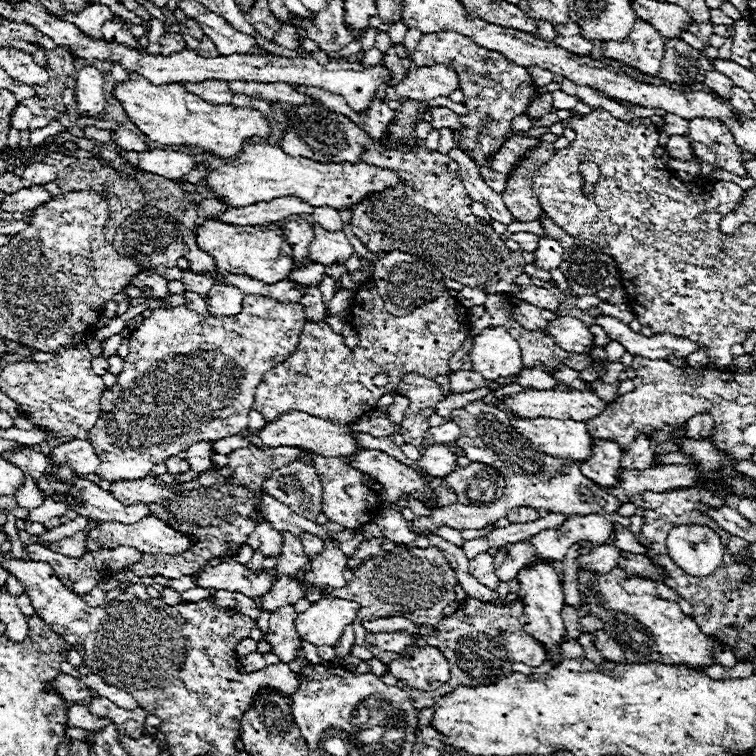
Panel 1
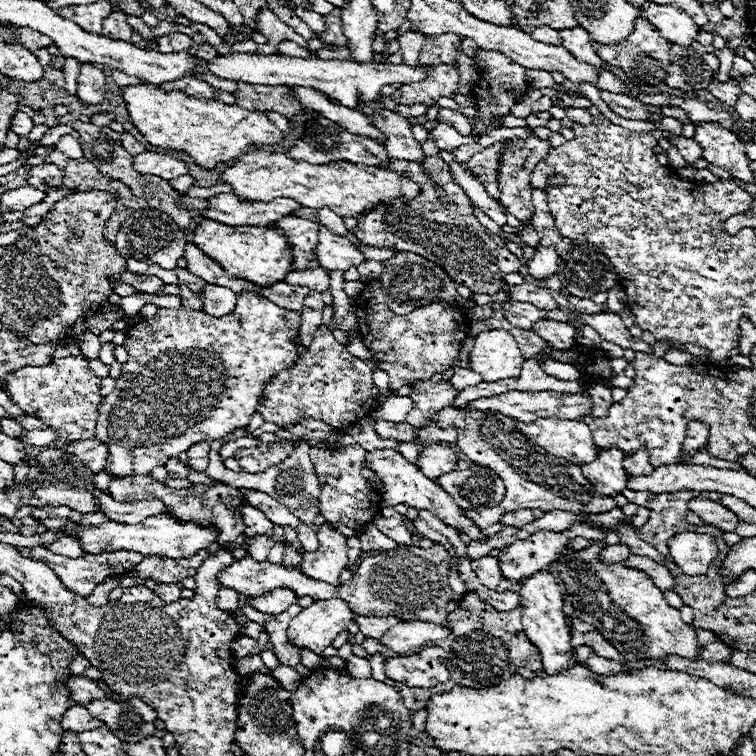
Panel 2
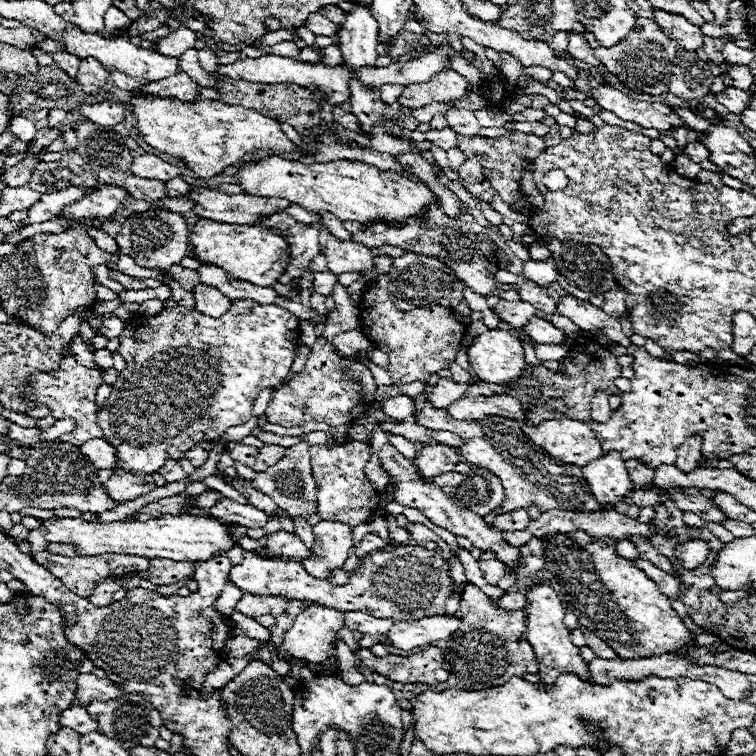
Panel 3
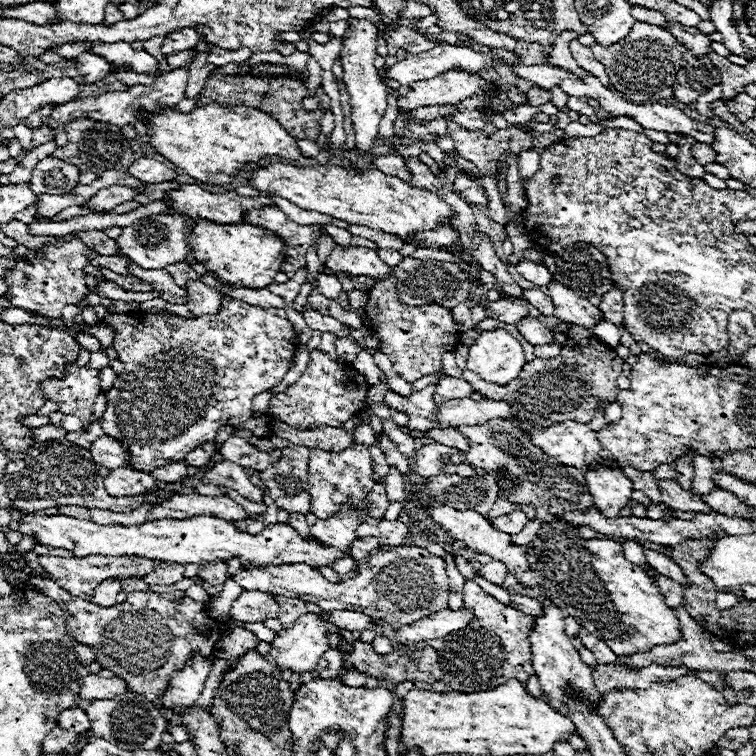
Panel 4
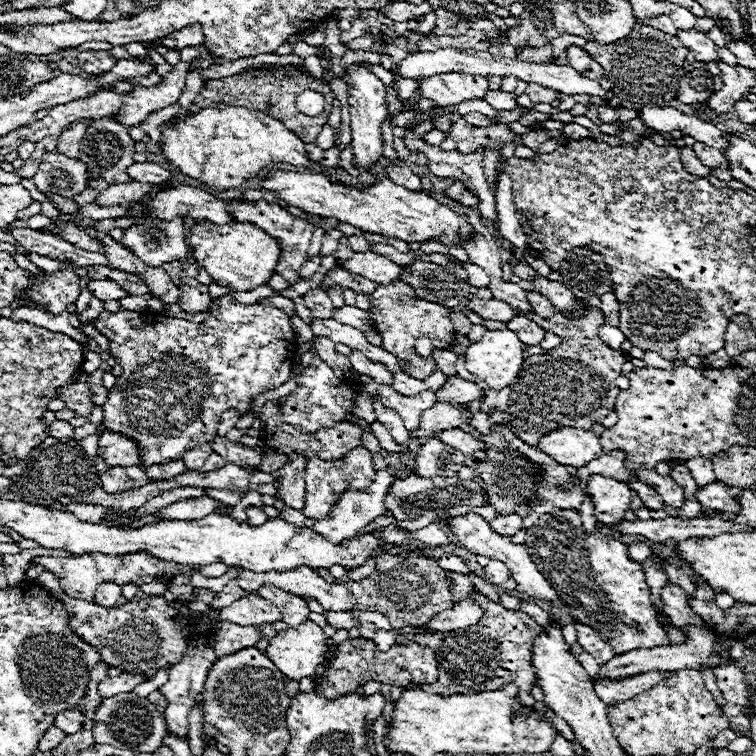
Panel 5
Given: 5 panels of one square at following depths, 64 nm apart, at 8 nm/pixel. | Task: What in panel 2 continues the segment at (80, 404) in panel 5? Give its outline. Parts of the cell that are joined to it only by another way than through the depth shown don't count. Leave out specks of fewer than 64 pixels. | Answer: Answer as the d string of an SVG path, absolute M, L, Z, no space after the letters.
M82 356L54 360L50 366L44 368L26 366L8 376L8 390L12 394L12 400L24 412L40 412L38 418L44 420L48 426L60 430L60 436L66 436L62 438L69 443L96 436L98 406L102 402L98 388L100 378L88 368L88 360Z

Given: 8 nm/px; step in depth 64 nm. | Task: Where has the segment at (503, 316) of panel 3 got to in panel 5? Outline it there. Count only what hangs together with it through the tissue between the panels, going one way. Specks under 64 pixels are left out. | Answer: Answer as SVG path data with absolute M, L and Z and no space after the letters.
M478 298L466 300L464 310L480 314L484 320L500 320L500 322L508 322L514 316L518 316L518 312L512 306L498 300L478 300Z

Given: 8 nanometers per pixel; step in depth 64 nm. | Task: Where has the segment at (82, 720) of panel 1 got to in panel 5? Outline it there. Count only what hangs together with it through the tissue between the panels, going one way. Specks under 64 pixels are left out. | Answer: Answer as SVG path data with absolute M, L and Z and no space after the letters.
M64 710L62 714L56 716L54 726L66 734L74 734L82 728L82 720L84 720L84 716L78 710Z

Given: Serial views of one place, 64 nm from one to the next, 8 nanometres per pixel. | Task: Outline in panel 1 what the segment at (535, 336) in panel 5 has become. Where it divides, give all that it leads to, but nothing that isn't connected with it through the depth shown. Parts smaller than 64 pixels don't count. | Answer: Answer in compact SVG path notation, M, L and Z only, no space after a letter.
M560 316L548 322L544 334L548 334L566 352L586 354L592 348L592 334L588 332L588 326L570 316Z

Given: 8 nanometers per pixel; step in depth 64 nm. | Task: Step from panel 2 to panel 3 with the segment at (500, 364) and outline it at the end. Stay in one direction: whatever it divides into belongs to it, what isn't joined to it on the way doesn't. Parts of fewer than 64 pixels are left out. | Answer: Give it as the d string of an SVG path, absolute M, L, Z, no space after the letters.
M486 330L468 348L468 362L476 376L488 384L516 380L526 368L520 340L506 330Z

